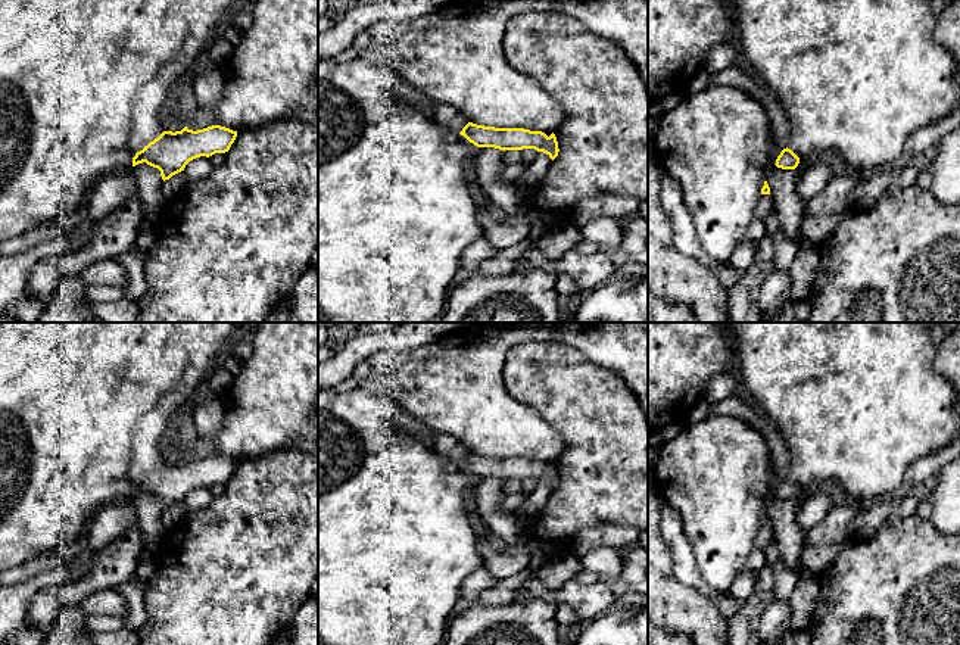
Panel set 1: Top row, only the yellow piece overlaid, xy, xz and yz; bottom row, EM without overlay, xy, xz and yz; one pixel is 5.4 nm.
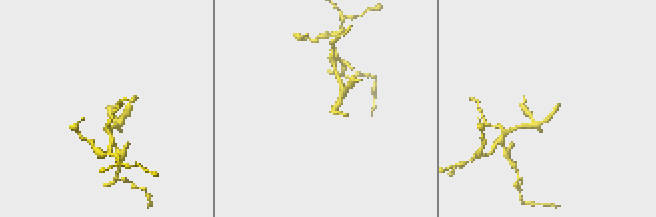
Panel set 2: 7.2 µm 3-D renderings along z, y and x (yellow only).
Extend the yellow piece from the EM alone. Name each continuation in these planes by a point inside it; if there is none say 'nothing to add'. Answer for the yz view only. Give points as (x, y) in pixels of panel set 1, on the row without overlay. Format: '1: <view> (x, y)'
1: yz (856, 402)

